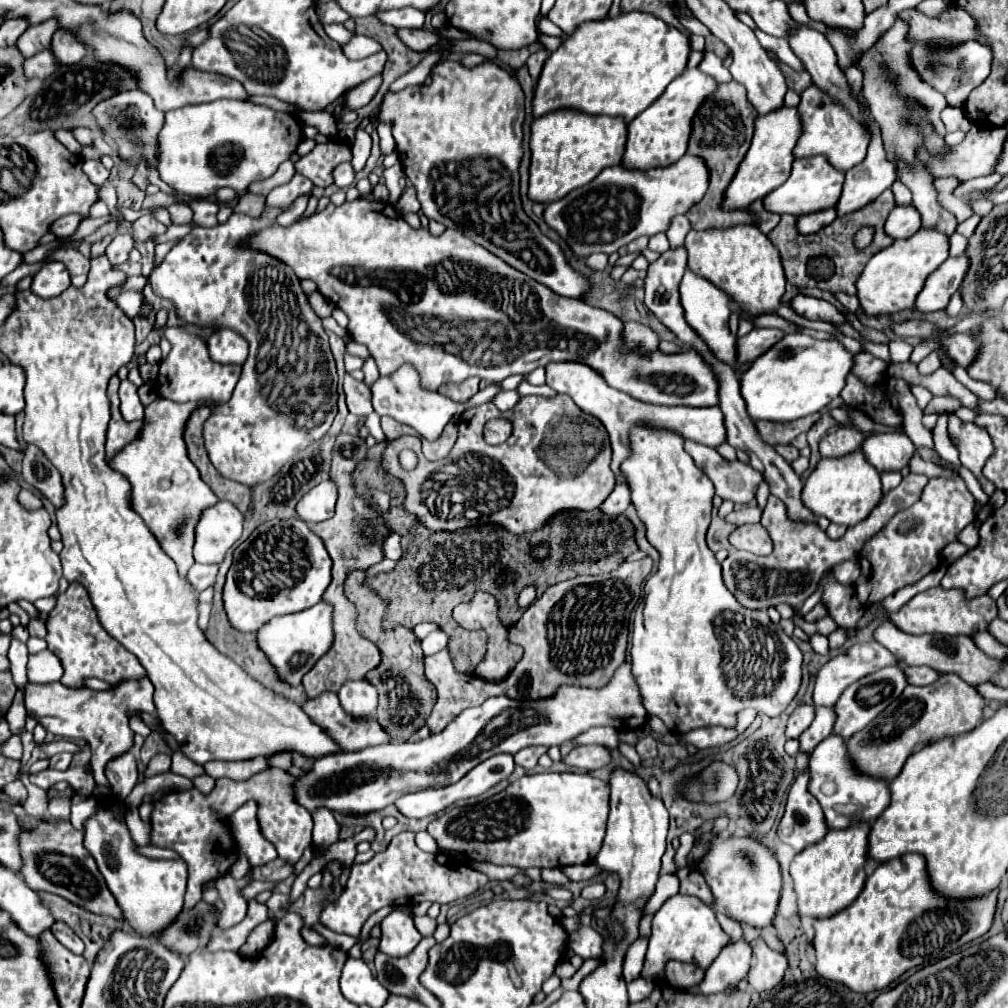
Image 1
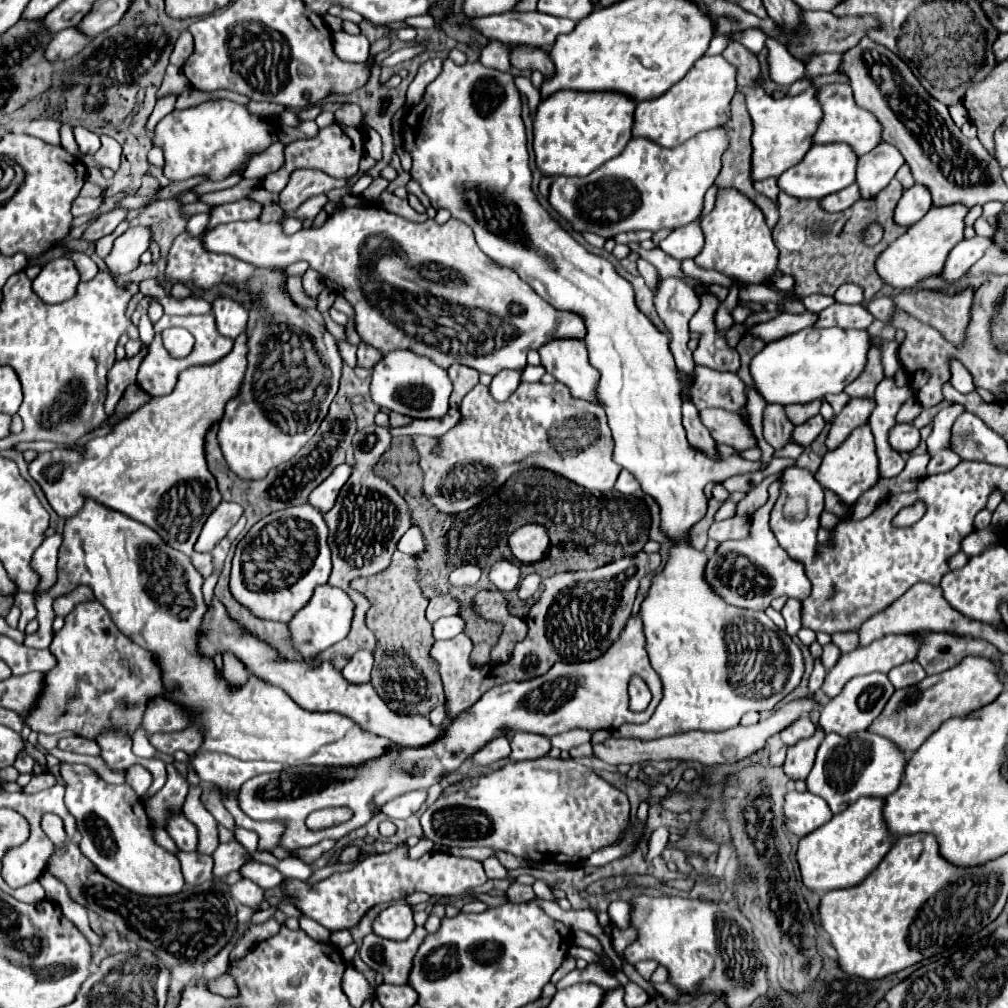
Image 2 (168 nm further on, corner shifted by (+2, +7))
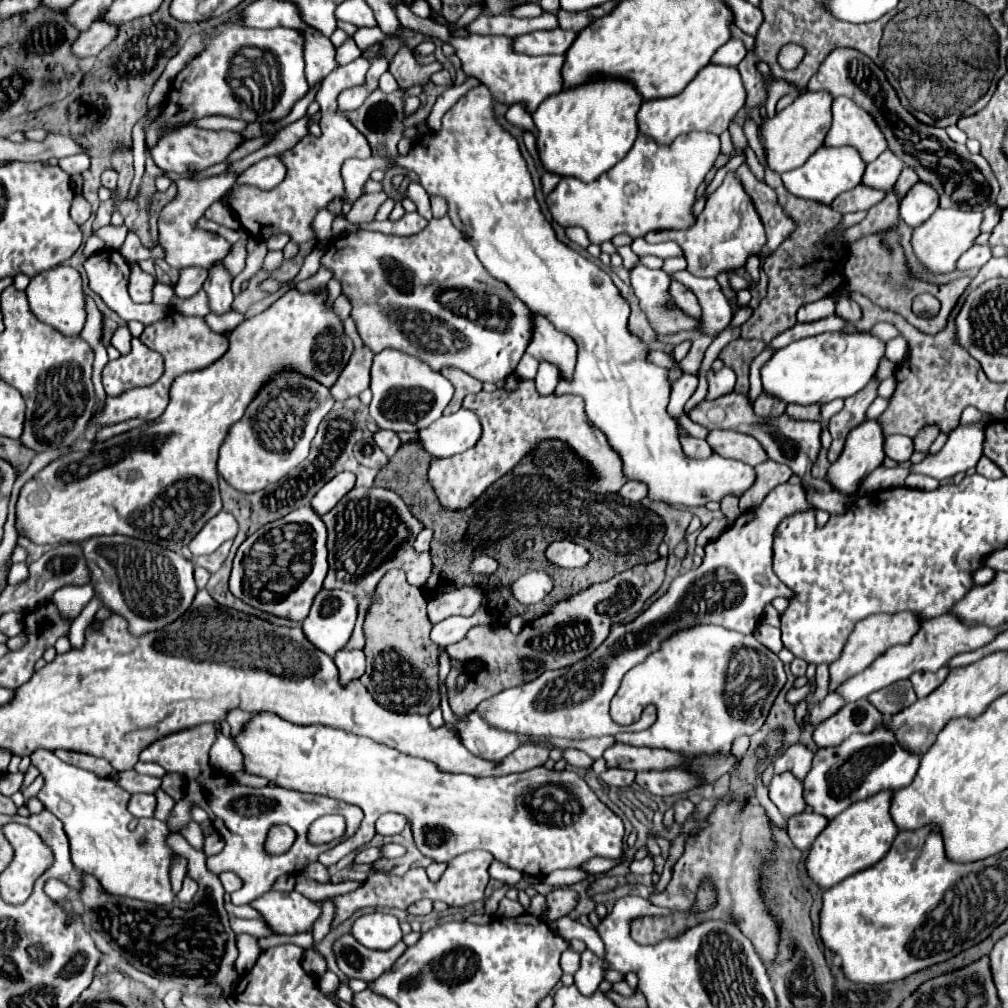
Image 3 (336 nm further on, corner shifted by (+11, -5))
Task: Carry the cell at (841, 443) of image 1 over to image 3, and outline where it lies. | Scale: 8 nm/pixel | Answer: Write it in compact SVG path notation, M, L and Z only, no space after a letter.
M872 378L870 384L866 388L862 388L862 392L850 396L844 400L844 408L834 414L828 422L828 430L832 434L832 446L828 450L828 460L830 462L836 462L842 448L844 448L844 442L846 442L846 436L848 432L858 426L860 422L864 422L864 412L866 408L872 404L872 400L878 396L876 390L878 390L878 384L880 380Z

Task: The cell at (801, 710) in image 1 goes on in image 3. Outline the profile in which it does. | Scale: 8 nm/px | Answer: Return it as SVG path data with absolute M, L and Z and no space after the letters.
M796 744L790 746L776 762L774 762L774 774L782 774L782 772L790 772L794 774L796 780L804 780L806 772L810 772L810 764L812 764L812 752L804 746L804 744Z

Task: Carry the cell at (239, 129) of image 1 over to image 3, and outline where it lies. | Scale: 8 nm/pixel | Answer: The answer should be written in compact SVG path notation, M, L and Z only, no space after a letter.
M184 126L172 134L166 134L160 138L160 142L150 150L154 164L164 170L164 172L186 172L186 170L206 170L216 162L222 162L228 158L228 154L242 142L238 132L212 132L212 130L202 130L198 126Z

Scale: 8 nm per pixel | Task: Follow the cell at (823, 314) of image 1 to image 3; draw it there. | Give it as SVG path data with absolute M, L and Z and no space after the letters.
M838 290L824 296L822 300L818 302L812 302L812 304L806 304L798 310L798 322L816 322L820 318L826 318L830 314L834 314L834 306L836 306L836 296L838 296Z

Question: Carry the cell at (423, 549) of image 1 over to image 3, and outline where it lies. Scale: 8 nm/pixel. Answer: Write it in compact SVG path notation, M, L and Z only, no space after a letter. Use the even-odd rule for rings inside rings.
M418 440L416 442L406 442L398 448L394 458L376 476L374 486L390 488L396 494L400 494L402 500L412 508L414 516L418 516L418 520L422 520L422 524L426 528L434 530L434 538L432 538L432 544L430 544L430 554L432 554L432 562L434 562L434 574L438 574L440 584L446 584L446 586L480 584L480 578L476 578L468 572L470 562L476 556L496 558L498 572L494 572L494 578L502 578L510 584L514 580L518 580L522 574L526 574L528 570L546 570L546 574L554 578L554 590L542 602L538 602L534 606L520 604L512 596L512 592L508 592L508 590L494 592L492 600L488 602L488 612L494 618L494 622L492 622L494 628L504 626L506 620L514 614L522 614L526 618L526 622L530 622L532 618L538 618L538 616L550 612L554 602L566 600L566 596L574 596L574 594L590 588L592 584L606 582L606 580L614 578L618 572L624 572L626 568L634 568L636 564L644 564L644 562L652 562L652 560L660 558L658 556L658 546L660 546L660 542L664 538L664 530L666 530L662 518L658 514L654 514L652 510L644 508L640 502L622 500L622 496L618 496L618 494L600 496L600 494L592 494L590 490L578 488L574 482L588 478L588 474L592 474L590 466L582 464L582 460L578 460L578 456L574 456L570 446L562 444L560 440L544 440L544 444L540 444L538 448L528 452L516 464L516 468L510 470L510 474L506 474L498 482L494 482L470 508L464 508L464 510L446 510L446 508L442 508L442 504L438 504L438 498L436 498L434 490L428 484L430 460L434 460L434 458L422 448L422 444L418 444ZM528 538L532 538L536 542L530 550L524 548L524 542ZM560 538L574 538L576 544L586 546L592 554L592 560L584 568L574 568L574 570L556 568L552 562L546 560L544 552L546 552L550 542L560 540Z

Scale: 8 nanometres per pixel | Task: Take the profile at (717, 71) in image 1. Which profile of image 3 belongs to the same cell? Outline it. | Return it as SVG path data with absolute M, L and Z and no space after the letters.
M804 92L800 94L790 106L786 106L782 112L778 112L774 118L764 120L762 124L762 140L766 148L768 166L784 174L792 168L802 166L822 144L826 138L826 132L832 124L832 96L828 92Z

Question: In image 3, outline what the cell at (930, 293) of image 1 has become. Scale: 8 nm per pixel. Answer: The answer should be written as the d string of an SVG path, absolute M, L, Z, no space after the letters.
M976 244L976 246L972 246L968 252L962 254L962 258L958 260L958 268L960 268L960 270L968 270L968 268L972 268L972 266L980 268L980 266L984 266L990 258L992 258L990 246L988 246L988 244L984 244L984 246Z

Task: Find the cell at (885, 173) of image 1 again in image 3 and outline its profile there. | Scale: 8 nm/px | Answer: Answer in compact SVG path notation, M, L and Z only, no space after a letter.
M886 150L874 162L870 162L866 166L862 182L876 190L892 190L902 168L904 168L902 160L898 160L898 156L894 156L894 152Z

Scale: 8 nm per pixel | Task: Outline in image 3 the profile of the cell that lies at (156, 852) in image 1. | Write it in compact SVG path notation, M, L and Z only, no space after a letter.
M184 878L184 886L182 886L180 894L178 894L178 900L182 900L182 902L190 902L190 900L194 898L196 890L198 890L198 884L196 884L192 878Z

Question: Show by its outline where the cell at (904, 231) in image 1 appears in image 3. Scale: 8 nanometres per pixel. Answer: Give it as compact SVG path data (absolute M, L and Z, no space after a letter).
M914 184L900 202L900 216L912 228L924 224L938 208L938 192L930 184Z

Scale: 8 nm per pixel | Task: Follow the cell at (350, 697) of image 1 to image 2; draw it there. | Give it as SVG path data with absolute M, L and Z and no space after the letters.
M359 650L349 664L341 670L343 678L351 684L365 684L369 682L369 674L371 674L371 666L373 666L373 654L367 650Z

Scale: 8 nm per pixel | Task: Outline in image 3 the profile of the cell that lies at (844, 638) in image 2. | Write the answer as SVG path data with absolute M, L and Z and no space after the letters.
M820 664L816 666L816 690L814 690L816 702L820 702L826 694L828 694L828 664Z

